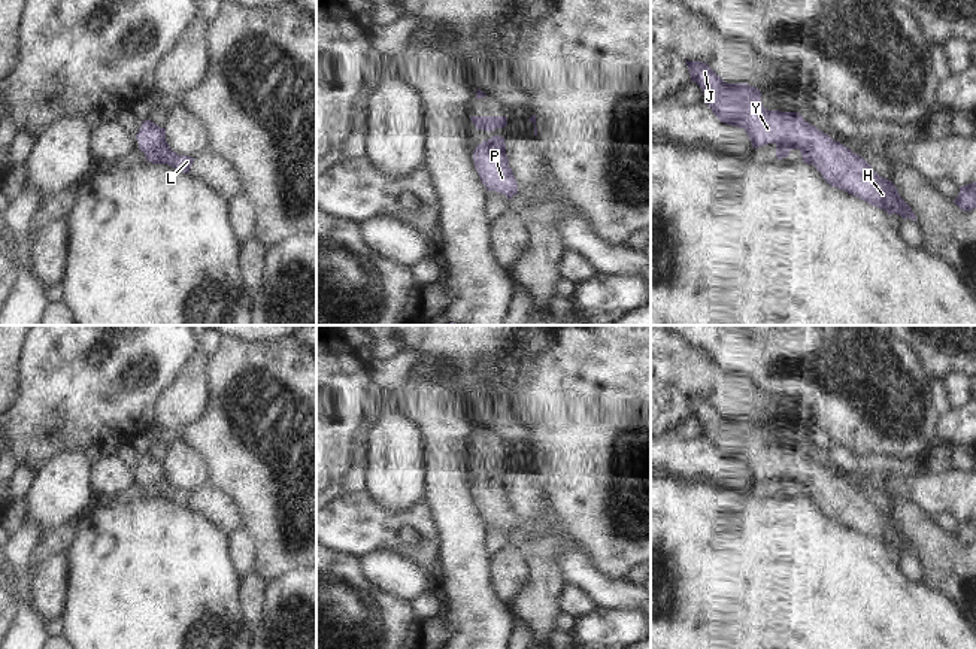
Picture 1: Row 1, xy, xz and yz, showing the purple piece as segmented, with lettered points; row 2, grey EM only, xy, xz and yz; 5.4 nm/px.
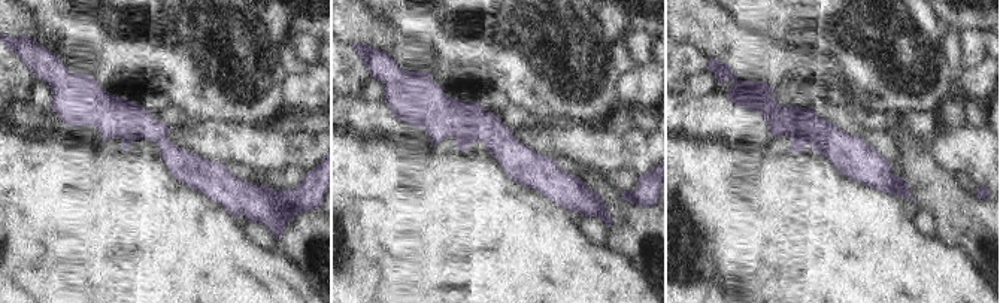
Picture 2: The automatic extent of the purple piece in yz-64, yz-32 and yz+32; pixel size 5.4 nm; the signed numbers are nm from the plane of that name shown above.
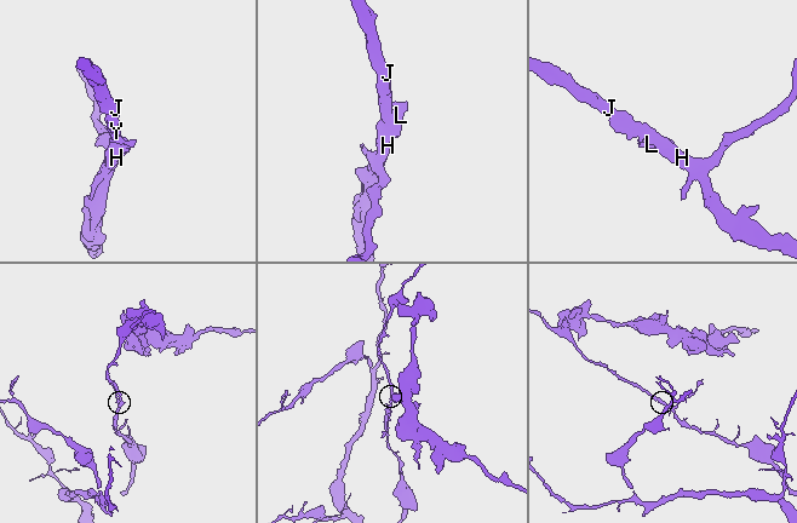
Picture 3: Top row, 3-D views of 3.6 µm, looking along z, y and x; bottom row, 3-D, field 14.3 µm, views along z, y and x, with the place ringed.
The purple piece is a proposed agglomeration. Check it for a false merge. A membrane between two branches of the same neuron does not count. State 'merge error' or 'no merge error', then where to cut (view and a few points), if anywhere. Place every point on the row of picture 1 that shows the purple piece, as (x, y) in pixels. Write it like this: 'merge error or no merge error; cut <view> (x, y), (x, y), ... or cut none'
no merge error; cut none

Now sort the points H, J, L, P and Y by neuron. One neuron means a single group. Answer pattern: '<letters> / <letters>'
H J L P Y

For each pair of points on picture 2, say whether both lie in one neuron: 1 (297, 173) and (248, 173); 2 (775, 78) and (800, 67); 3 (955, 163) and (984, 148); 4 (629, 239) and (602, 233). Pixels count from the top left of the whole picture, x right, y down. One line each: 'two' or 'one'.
1: one
2: one
3: one
4: two

